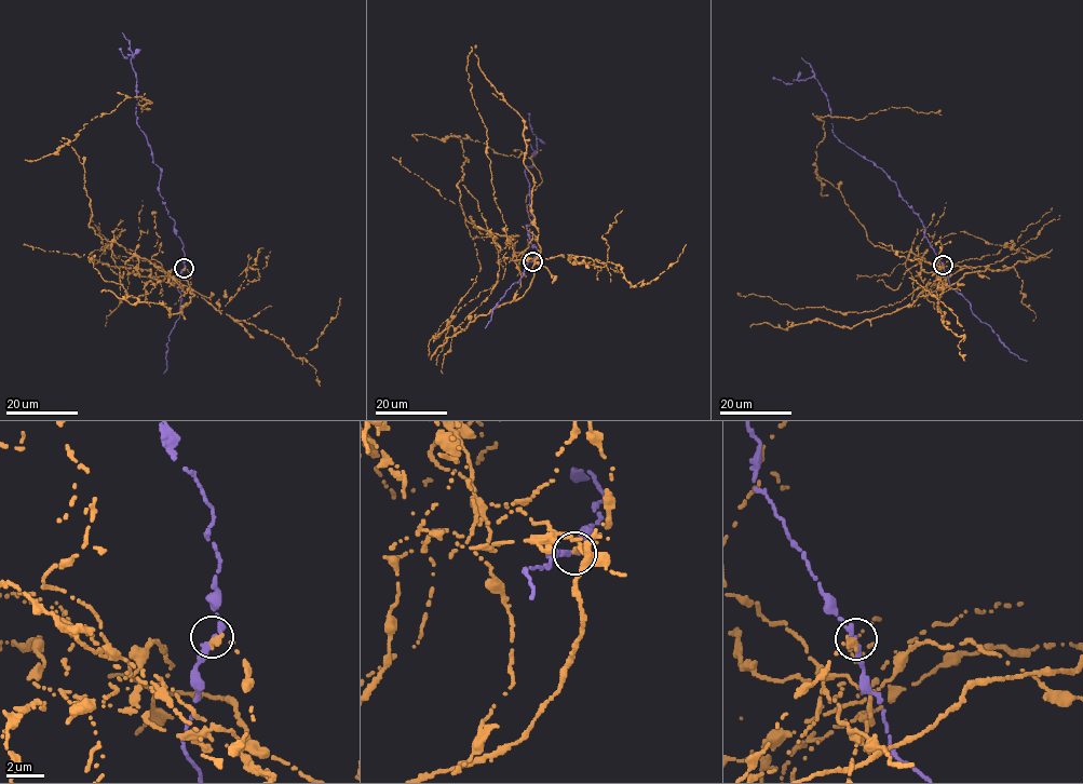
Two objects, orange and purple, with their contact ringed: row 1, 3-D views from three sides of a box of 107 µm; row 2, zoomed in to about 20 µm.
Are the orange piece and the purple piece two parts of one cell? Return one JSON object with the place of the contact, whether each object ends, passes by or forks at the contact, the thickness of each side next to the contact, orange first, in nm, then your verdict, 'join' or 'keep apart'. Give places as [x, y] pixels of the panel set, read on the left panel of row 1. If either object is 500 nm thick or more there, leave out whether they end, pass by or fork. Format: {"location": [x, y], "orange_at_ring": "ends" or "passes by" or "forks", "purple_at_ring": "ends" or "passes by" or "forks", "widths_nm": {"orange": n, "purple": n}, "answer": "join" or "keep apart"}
{"location": [184, 268], "orange_at_ring": "ends", "purple_at_ring": "ends", "widths_nm": {"orange": 360, "purple": 400}, "answer": "keep apart"}

